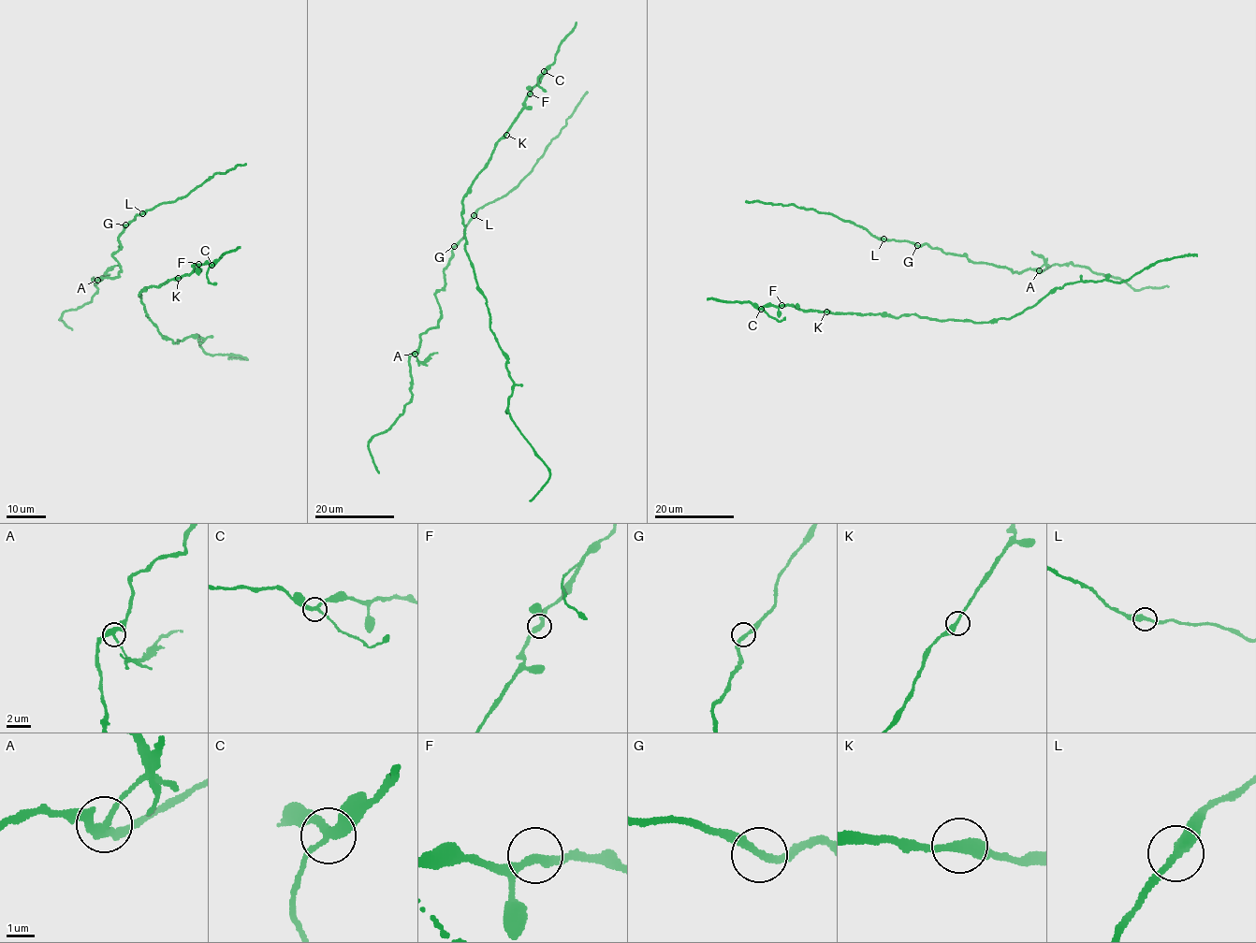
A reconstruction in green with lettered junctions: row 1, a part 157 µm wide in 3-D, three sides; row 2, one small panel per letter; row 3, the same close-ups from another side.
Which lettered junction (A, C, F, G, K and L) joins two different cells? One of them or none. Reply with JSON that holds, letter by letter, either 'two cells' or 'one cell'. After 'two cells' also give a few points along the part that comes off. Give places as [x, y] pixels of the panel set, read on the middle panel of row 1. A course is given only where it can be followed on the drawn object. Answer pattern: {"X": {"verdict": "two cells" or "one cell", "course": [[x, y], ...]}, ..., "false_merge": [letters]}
{"A": {"verdict": "two cells", "course": [[415, 354], [421, 362], [437, 352]]}, "C": {"verdict": "one cell"}, "F": {"verdict": "one cell"}, "G": {"verdict": "one cell"}, "K": {"verdict": "one cell"}, "L": {"verdict": "one cell"}, "false_merge": ["A"]}

